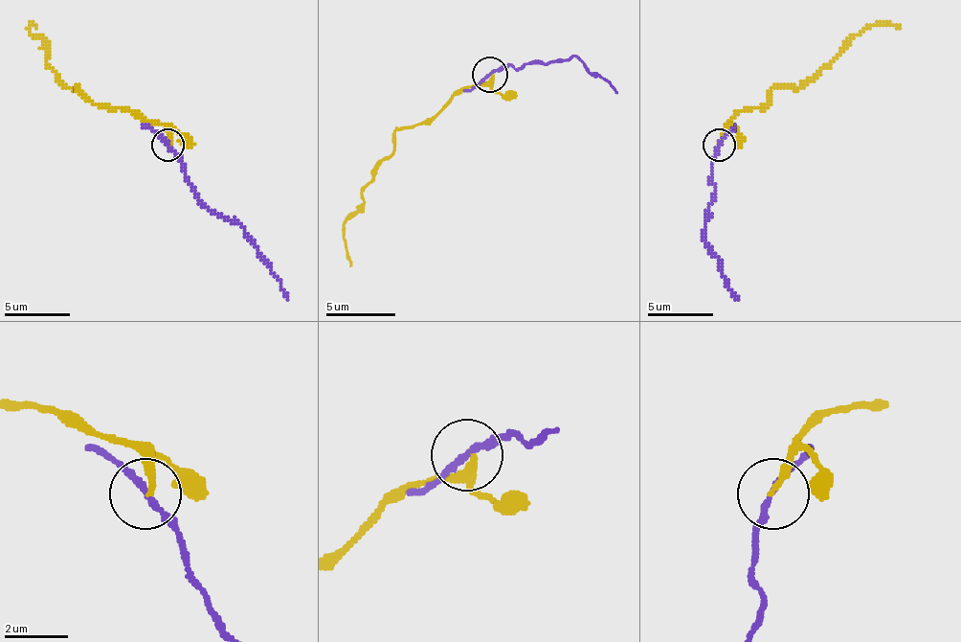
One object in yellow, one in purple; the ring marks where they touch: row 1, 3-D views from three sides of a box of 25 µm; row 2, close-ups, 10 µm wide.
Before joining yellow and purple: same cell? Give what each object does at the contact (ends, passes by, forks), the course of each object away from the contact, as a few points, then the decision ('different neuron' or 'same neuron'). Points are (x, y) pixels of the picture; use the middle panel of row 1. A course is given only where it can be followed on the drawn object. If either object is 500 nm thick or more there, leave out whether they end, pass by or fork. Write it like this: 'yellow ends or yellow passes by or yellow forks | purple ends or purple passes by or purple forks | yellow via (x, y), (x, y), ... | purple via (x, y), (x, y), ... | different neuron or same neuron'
yellow ends | purple passes by | yellow via (490, 73), (483, 83), (462, 87), (438, 111), (396, 132), (386, 161), (344, 230), (351, 265) | purple via (490, 73), (504, 66), (515, 70), (536, 62), (560, 62), (574, 56), (616, 94) | different neuron

